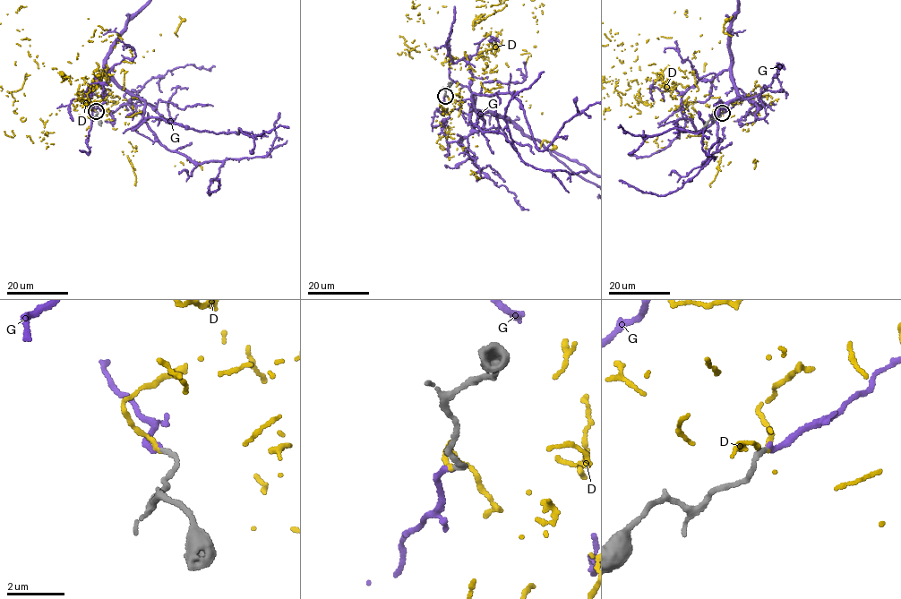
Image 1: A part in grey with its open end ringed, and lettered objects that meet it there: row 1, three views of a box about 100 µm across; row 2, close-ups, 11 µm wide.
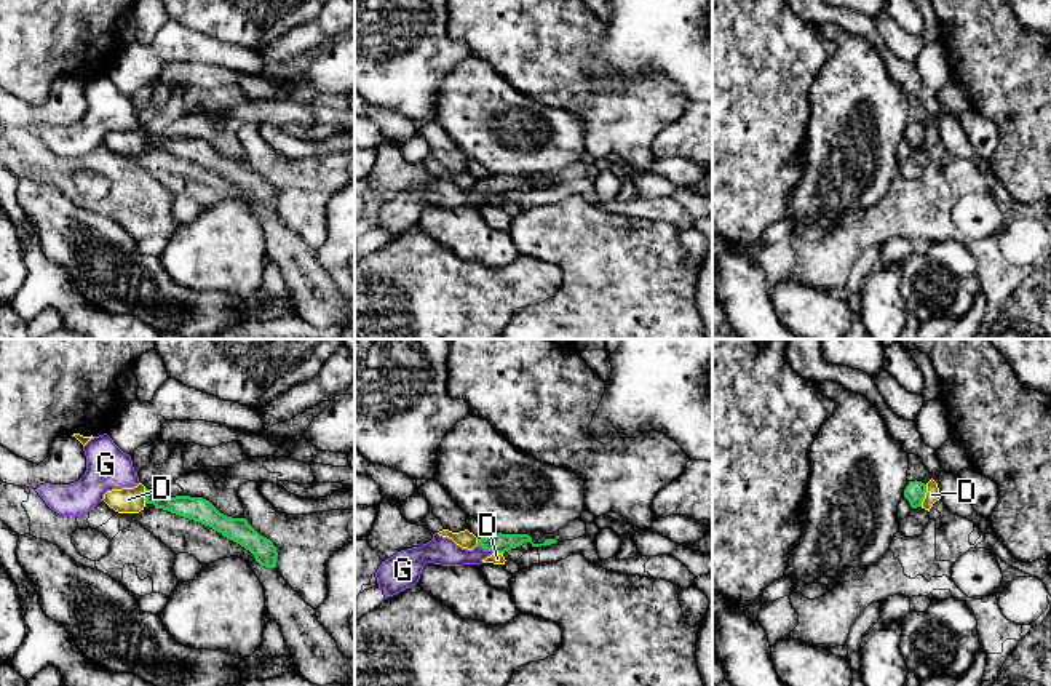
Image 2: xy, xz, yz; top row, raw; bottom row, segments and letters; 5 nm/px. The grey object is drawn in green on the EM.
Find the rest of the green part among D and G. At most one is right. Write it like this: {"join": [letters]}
{"join": ["G"]}

